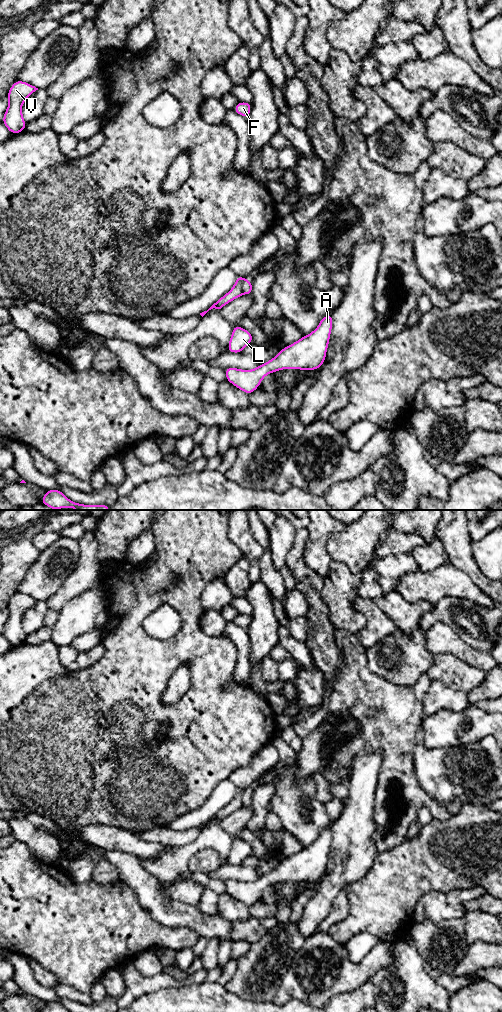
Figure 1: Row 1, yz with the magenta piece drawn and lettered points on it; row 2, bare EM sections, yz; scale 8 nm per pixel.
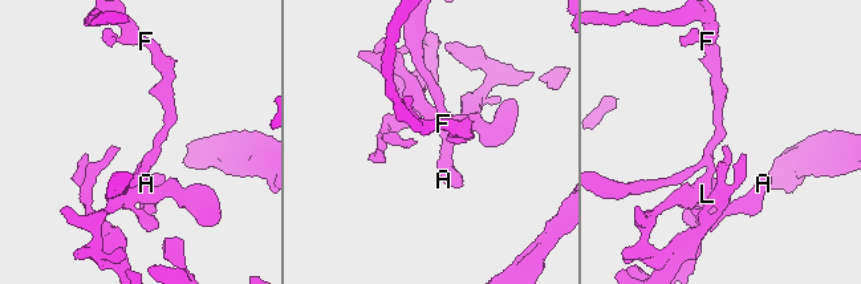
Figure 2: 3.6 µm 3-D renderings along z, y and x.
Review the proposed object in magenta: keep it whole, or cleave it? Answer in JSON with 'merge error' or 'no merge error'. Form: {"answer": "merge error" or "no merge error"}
{"answer": "merge error"}

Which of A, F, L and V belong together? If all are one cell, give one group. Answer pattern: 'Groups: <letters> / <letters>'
Groups: A L / F V

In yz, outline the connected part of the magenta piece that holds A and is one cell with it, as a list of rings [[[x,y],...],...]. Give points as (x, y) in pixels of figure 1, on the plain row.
[[[325,827],[313,844],[279,862],[273,871],[255,881],[225,880],[226,892],[250,907],[260,898],[262,891],[267,886],[282,881],[320,881],[326,871],[332,835],[332,827]]]

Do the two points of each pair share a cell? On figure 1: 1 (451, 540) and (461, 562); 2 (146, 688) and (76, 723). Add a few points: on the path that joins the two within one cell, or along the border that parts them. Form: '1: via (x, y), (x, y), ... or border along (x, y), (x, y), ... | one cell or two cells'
1: via (456, 545), (461, 557) | one cell
2: via (129, 688), (111, 688), (93, 706) | one cell

